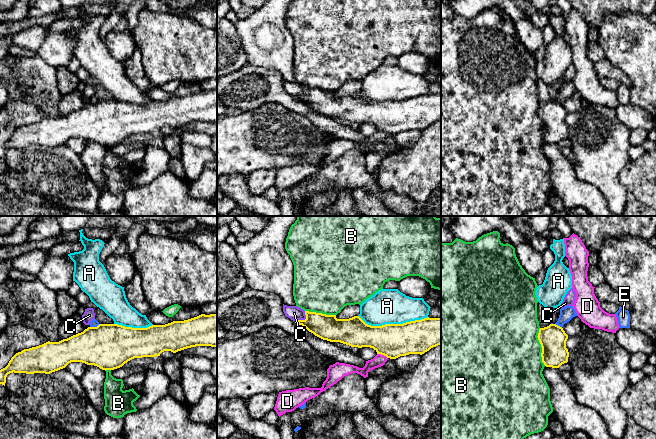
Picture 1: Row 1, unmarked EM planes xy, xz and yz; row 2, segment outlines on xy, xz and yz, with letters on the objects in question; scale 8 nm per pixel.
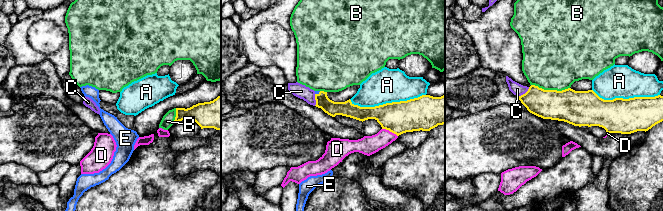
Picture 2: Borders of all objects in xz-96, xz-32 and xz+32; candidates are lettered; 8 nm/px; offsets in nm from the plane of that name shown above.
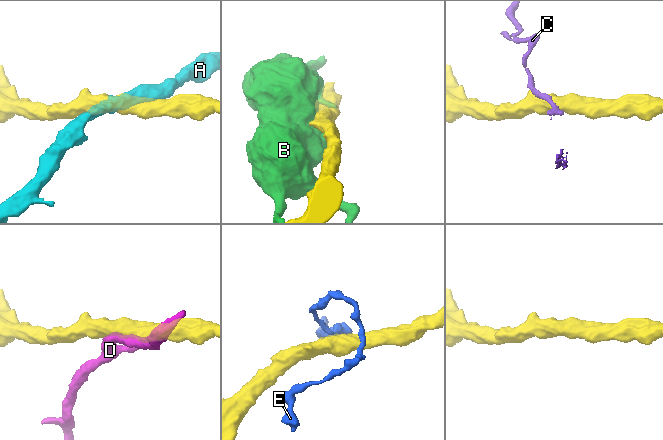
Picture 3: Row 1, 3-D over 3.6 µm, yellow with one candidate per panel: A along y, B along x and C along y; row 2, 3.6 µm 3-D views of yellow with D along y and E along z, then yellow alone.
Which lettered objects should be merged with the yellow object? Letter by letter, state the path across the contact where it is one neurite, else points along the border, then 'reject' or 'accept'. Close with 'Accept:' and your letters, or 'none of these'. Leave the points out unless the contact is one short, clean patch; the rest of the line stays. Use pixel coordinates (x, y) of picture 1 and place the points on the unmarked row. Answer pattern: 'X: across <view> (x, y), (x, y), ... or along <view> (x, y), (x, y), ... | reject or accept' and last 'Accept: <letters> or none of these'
A: reject
B: reject
C: along xz (305, 87), (304, 95), (294, 96) | reject
D: reject
E: along yz (555, 99), (561, 103) | reject
Accept: none of these

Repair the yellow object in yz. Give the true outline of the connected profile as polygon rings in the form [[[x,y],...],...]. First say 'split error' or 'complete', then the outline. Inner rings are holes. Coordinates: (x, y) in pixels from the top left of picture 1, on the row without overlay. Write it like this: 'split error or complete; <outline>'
complete; [[[550,100],[540,104],[537,113],[542,123],[542,138],[546,143],[559,144],[568,138],[569,128],[566,124],[568,111],[562,103]]]

